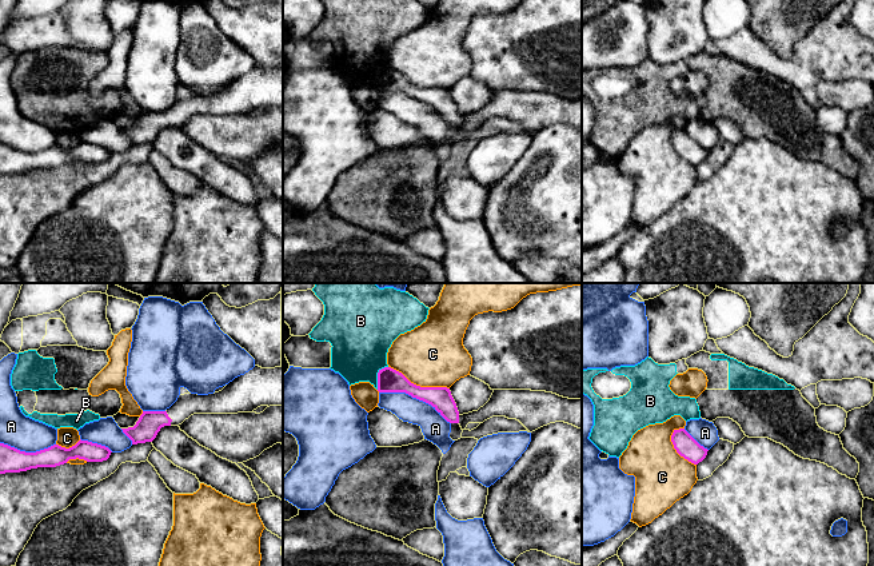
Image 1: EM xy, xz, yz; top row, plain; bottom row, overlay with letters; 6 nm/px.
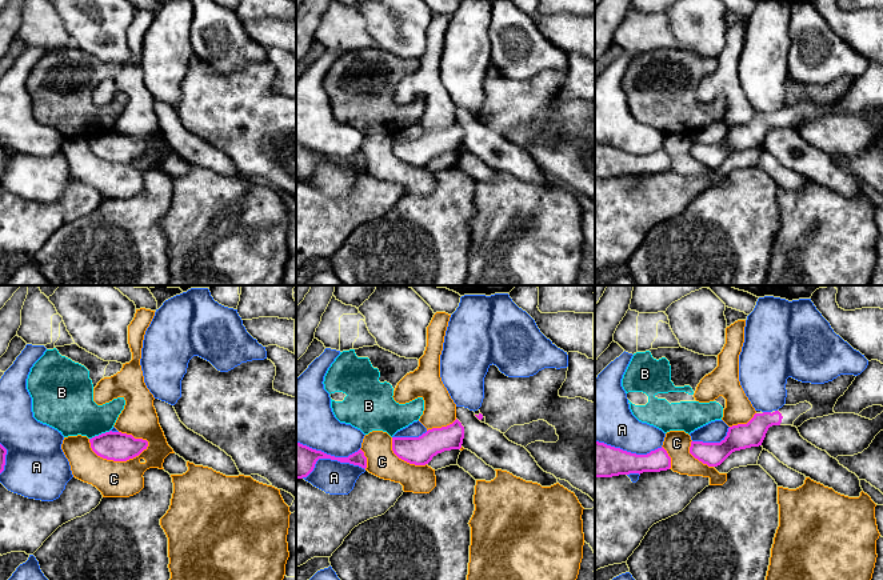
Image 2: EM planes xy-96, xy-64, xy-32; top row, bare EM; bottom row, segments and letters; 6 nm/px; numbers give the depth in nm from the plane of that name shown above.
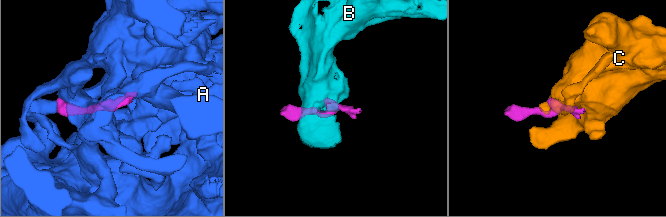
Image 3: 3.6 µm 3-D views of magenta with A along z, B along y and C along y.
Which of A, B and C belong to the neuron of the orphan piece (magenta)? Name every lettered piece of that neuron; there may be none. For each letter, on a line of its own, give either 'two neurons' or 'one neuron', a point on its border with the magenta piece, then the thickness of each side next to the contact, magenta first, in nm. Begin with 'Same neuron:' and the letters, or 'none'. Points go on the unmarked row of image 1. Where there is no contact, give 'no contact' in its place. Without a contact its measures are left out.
Same neuron: A
A: one neuron; contact xz (415, 98); calibres 140 and 160 nm
B: two neurons; contact xz (378, 78); calibres 140 and 360 nm
C: two neurons; contact xz (419, 87); calibres 140 and 380 nm

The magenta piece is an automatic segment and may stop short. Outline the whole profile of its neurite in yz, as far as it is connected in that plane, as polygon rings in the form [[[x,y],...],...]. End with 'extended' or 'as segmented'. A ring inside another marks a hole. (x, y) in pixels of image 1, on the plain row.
[[[702,119],[687,121],[683,129],[674,131],[671,136],[677,154],[694,166],[702,163],[718,142],[714,124]]]; extended

